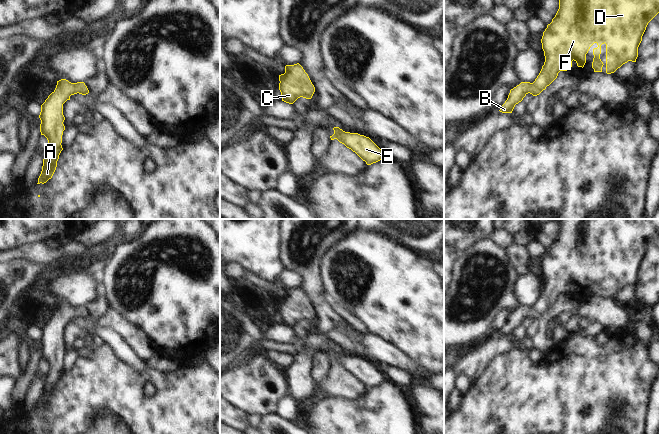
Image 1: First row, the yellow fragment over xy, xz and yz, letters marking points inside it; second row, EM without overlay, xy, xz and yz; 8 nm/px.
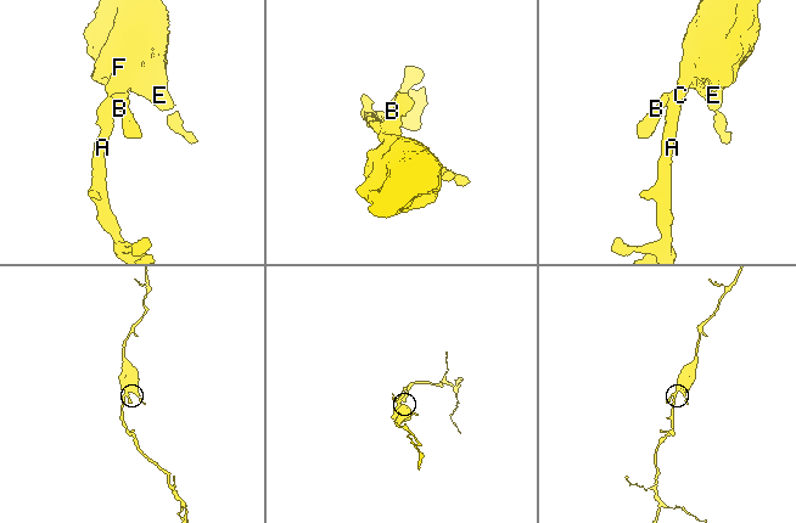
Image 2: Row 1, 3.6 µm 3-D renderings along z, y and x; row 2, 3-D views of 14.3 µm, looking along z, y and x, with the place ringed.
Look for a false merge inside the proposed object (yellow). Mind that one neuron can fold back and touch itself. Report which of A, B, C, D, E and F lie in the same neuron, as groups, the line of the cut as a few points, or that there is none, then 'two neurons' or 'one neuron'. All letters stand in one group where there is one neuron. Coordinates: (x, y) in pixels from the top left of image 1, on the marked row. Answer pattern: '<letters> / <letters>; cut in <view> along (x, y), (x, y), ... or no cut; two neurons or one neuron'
A B C D E F; no cut; one neuron

